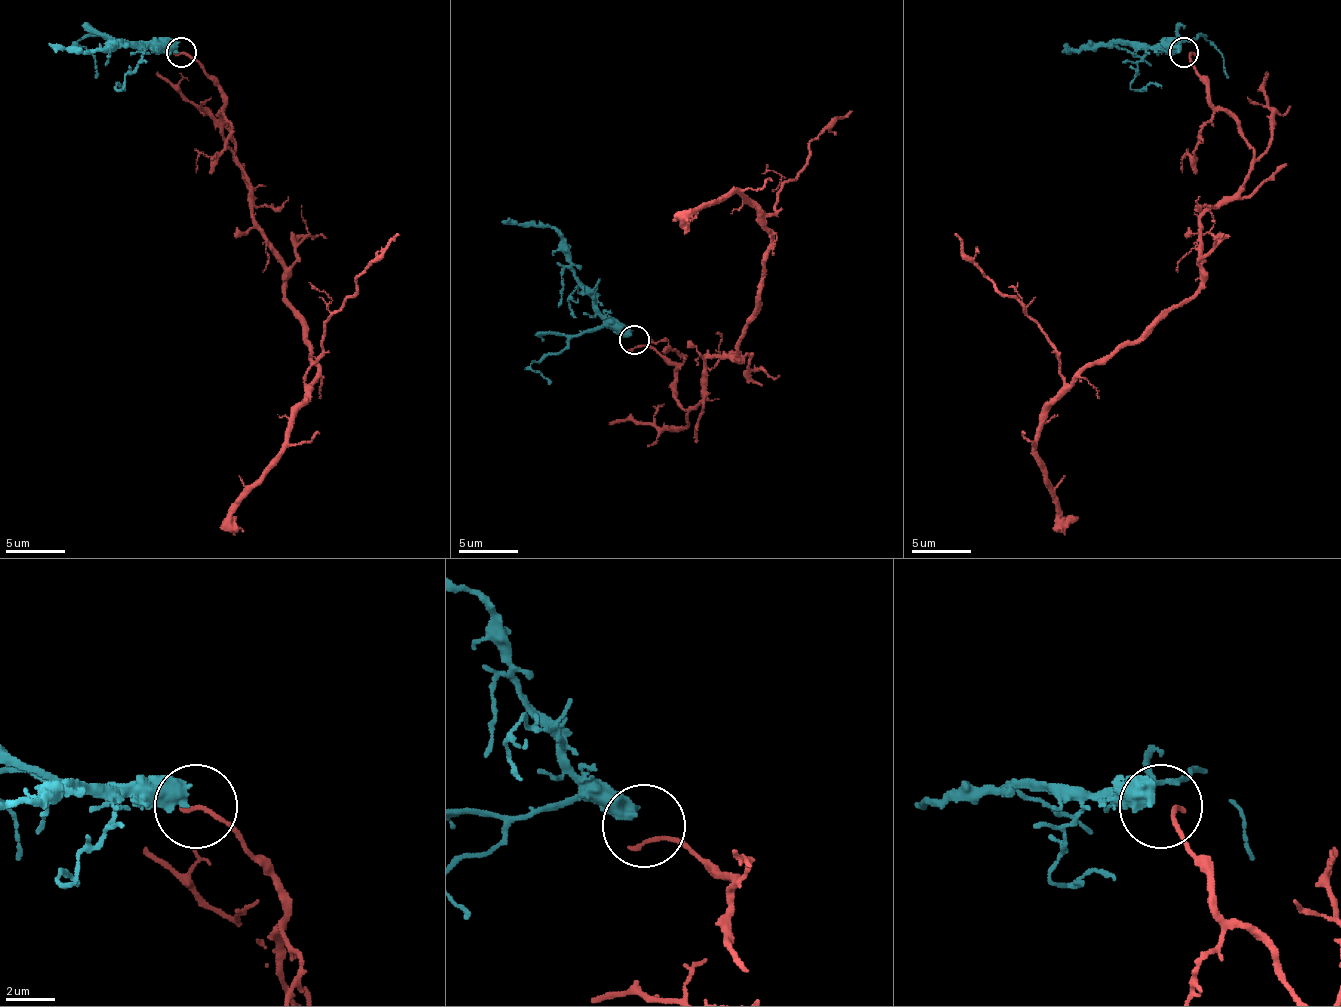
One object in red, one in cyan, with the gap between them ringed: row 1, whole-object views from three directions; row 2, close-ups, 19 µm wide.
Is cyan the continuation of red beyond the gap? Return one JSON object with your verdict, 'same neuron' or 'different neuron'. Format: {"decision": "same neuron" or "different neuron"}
{"decision": "different neuron"}

